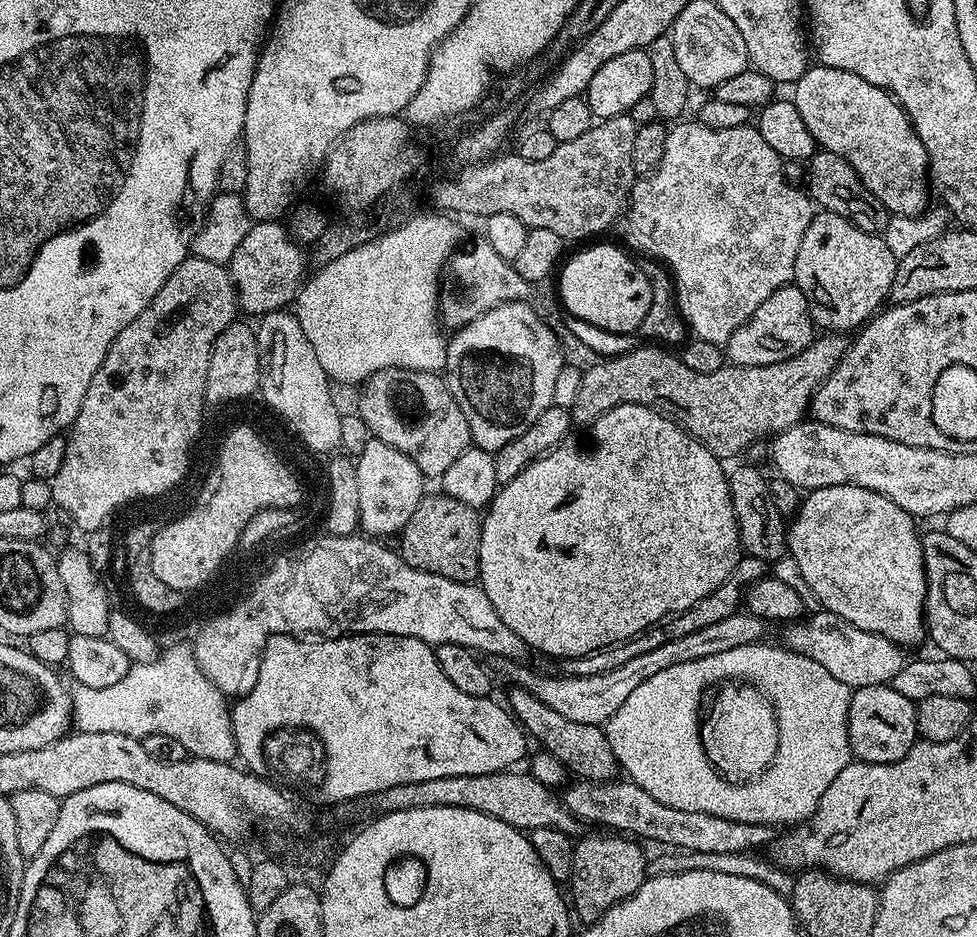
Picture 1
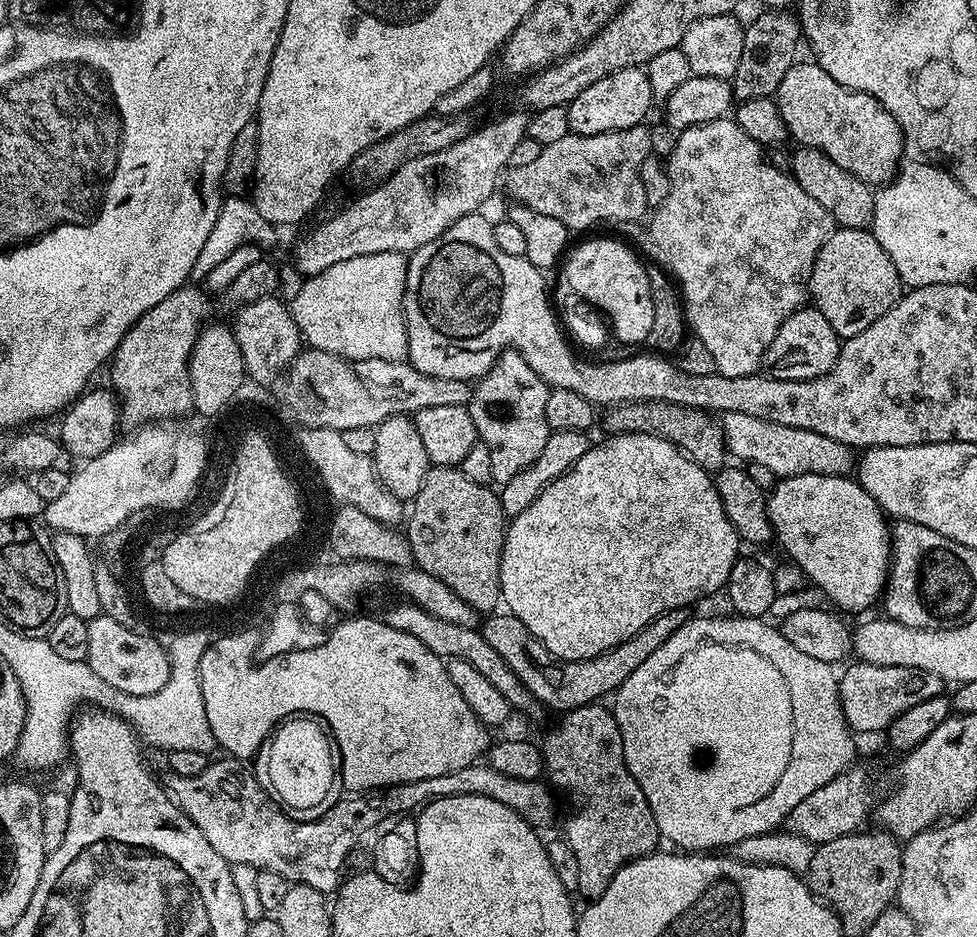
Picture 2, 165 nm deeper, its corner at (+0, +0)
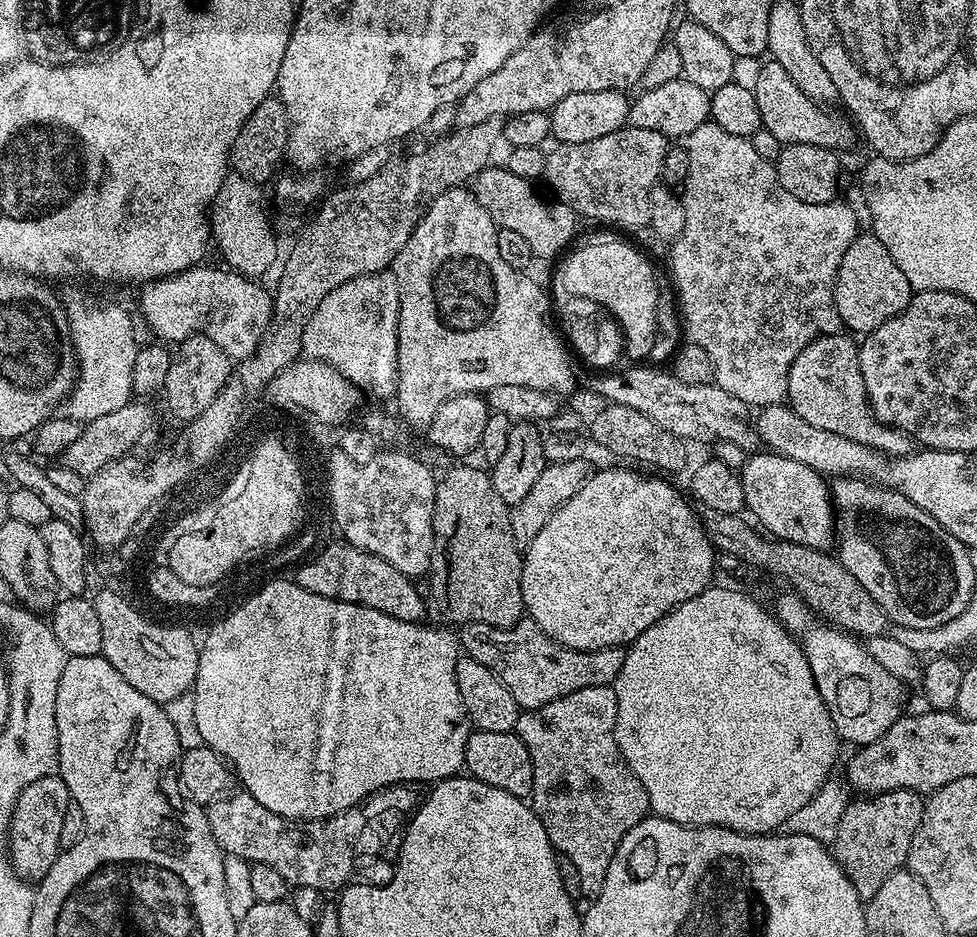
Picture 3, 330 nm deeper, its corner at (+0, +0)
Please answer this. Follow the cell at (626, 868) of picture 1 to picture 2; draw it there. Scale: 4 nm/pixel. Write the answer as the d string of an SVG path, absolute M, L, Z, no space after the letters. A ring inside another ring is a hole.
M597 702L563 713L557 719L560 721L545 734L544 744L542 743L547 783L553 789L561 788L572 795L573 816L565 822L562 838L569 844L570 850L574 850L574 858L578 858L578 892L588 902L596 900L604 893L620 867L639 856L650 855L662 844L658 822L654 822L650 802L646 802L642 786L638 786L634 774L630 774L626 766L622 734L618 730L616 715L612 713L611 707L603 708L604 706Z

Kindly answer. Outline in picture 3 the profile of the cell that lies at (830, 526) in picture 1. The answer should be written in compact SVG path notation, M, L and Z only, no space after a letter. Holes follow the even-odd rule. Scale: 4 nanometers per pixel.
M771 450L751 453L739 473L744 507L756 515L755 523L769 537L825 550L833 547L837 513L829 481L821 473L802 466L802 462L794 462L794 458L777 456Z

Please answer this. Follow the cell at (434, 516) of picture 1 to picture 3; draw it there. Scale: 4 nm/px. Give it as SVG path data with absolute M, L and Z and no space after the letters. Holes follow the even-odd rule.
M468 462L457 463L460 464L457 468L450 469L445 476L441 475L436 486L430 592L433 597L436 595L437 602L456 626L485 624L509 628L526 616L520 589L522 548L514 538L514 530L510 530L510 505L498 498L491 475L485 469L483 472L464 463Z

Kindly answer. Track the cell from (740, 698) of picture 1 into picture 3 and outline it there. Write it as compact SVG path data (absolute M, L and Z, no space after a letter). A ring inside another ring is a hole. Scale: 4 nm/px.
M718 584L710 586L702 594L695 595L668 612L653 626L647 627L627 647L622 670L614 687L618 702L614 738L618 742L618 750L622 750L622 758L626 758L638 782L646 786L649 809L670 822L694 828L729 828L747 836L772 834L780 829L786 818L790 818L790 814L806 806L806 802L810 802L810 798L814 798L814 794L818 794L818 790L833 775L836 751L842 747L842 741L836 735L836 727L830 718L830 710L826 710L826 702L822 702L822 694L818 694L818 686L814 682L803 645L793 633L786 631L769 609L766 611L758 601L751 600L744 592L722 588Z

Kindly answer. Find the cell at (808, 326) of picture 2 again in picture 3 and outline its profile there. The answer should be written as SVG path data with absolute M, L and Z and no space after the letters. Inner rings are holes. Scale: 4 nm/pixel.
M851 335L817 336L811 340L790 366L786 400L802 422L810 422L818 430L842 434L842 438L862 442L862 446L870 446L887 456L907 456L913 451L912 437L876 421L862 378L860 349Z

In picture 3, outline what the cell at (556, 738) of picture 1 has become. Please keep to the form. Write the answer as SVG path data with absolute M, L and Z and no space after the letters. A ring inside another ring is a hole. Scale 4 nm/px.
M347 542L328 544L302 571L302 577L310 594L322 594L322 598L334 598L351 604L361 604L370 610L390 614L402 622L421 623L425 619L425 597L418 594L413 577L394 570L390 562Z

